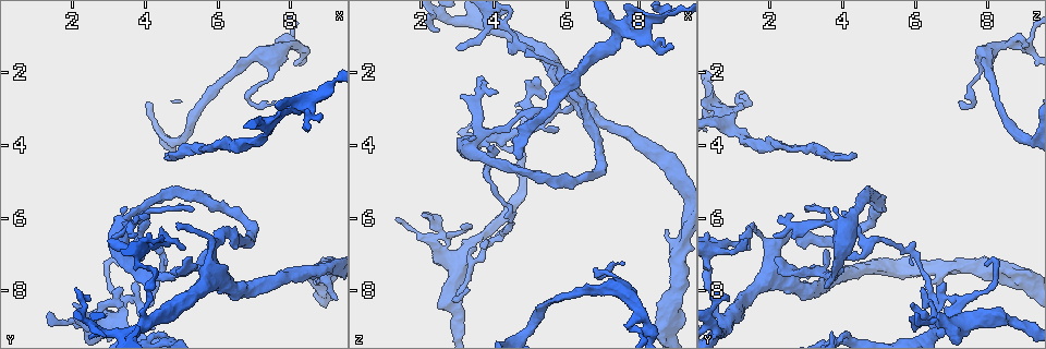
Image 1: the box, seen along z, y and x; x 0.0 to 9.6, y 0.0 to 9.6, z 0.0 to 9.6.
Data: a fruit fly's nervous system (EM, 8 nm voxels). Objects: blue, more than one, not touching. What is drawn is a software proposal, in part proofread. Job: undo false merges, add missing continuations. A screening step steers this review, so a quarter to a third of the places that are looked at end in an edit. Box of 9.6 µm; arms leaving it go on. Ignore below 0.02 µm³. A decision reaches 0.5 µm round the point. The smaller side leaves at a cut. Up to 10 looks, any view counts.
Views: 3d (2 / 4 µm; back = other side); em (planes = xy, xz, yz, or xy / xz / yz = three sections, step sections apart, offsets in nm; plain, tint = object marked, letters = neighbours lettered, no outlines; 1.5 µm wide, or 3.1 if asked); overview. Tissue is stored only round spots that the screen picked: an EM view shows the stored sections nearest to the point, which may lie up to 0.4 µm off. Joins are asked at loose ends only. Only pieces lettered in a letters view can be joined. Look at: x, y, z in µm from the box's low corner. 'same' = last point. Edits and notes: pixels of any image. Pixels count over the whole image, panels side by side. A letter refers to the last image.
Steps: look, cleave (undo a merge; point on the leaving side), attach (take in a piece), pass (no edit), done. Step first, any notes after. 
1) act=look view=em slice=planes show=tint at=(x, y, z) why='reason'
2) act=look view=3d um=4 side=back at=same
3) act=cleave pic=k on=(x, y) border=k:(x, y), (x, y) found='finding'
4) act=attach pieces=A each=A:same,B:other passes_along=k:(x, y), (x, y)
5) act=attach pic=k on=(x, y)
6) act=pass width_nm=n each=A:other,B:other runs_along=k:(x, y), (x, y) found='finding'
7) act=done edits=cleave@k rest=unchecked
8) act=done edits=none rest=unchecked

act=look view=3d um=4 at=(8.20, 1.30, 9.10) why='abrupt turn'

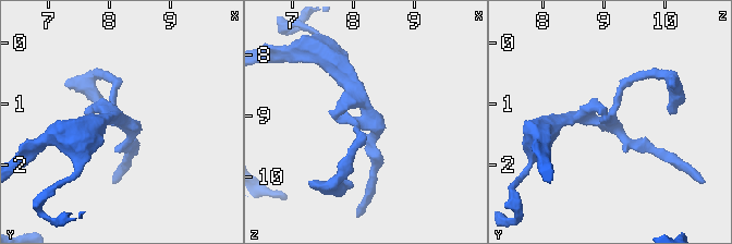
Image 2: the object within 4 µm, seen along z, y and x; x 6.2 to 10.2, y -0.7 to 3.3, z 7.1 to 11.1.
act=look view=em slice=planes show=plain at=(8.20, 1.30, 9.10)

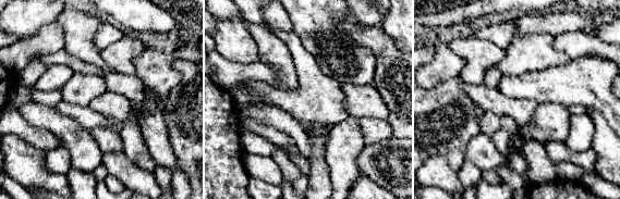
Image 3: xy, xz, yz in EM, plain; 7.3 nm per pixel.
act=look view=em slice=planes show=letters at=same why='see the neighbours'

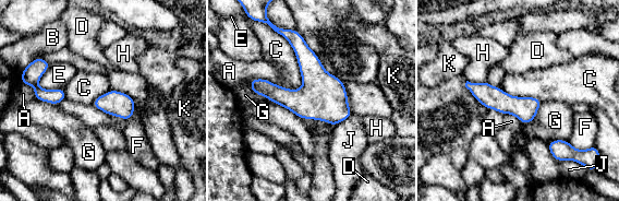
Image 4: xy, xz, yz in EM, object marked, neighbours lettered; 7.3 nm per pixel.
act=pass longest_contact=C:460nm each=A:other,B:other,C:other,D:other,E:other,F:other,G:other,H:other,J:other,K:other border=4:(277, 32), (294, 52), (298, 90) found='one neuron here'

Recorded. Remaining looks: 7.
act=look view=em slice=planes show=letters at=(7.55, 2.75, 7.35) why='free end'

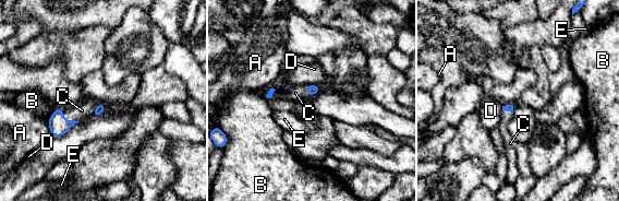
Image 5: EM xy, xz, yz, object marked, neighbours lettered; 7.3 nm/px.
act=attach pic=5 on=(82, 110) each=A:other,B:other,C:same,D:other,E:other passes_along=5:(59, 126), (65, 119), (82, 110) found='the neuron continues'

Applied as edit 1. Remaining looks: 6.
act=look view=overview

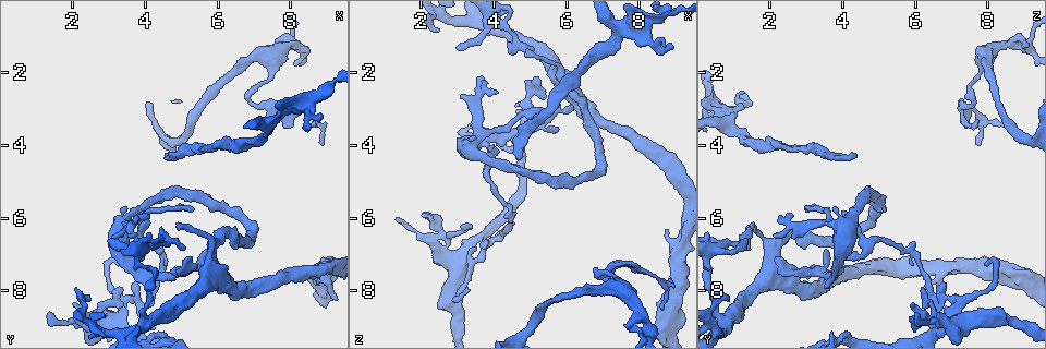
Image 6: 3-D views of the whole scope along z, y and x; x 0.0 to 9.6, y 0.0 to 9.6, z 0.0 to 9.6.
act=look view=em slice=planes show=letters at=(3.35, 9.15, 3.65) why='free end'

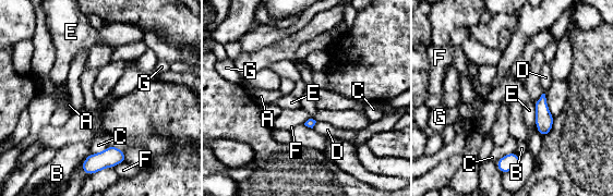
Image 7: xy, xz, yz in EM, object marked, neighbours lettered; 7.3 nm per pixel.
act=pass each=A:other,B:other,C:other,D:other,E:other,F:other,G:other border=7:(315, 120), (308, 119), (303, 123) found='no lettered piece goes on from it'

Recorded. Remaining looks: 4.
act=look view=3d um=4 at=(5.40, 7.40, 2.65) why='an open end'

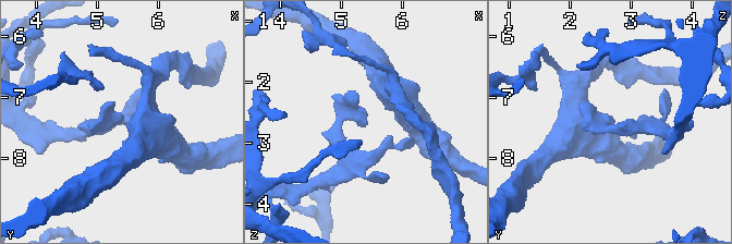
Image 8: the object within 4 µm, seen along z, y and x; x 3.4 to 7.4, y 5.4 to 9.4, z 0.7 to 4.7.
act=look view=em slice=planes show=plain at=(5.45, 7.40, 2.65) why='need the tissue'

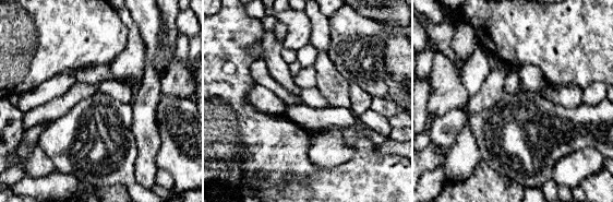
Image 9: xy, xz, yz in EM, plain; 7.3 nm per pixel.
act=look view=em slice=planes show=letters at=same why='what lies round it'

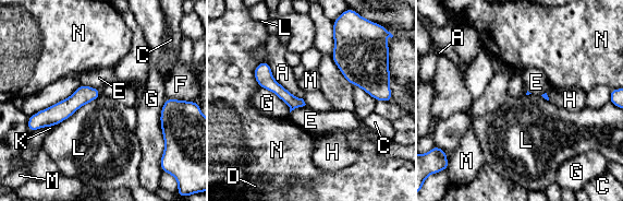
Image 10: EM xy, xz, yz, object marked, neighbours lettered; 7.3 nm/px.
act=pass each=A:other,C:other,D:other,E:other,F:other,G:other,H:other,K:other,L:other,M:other,N:other runs_along=10:(97, 93), (82, 95), (41, 121) found='none of them fits'

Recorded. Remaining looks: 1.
act=done edits=attach@5 rest=unchecked

